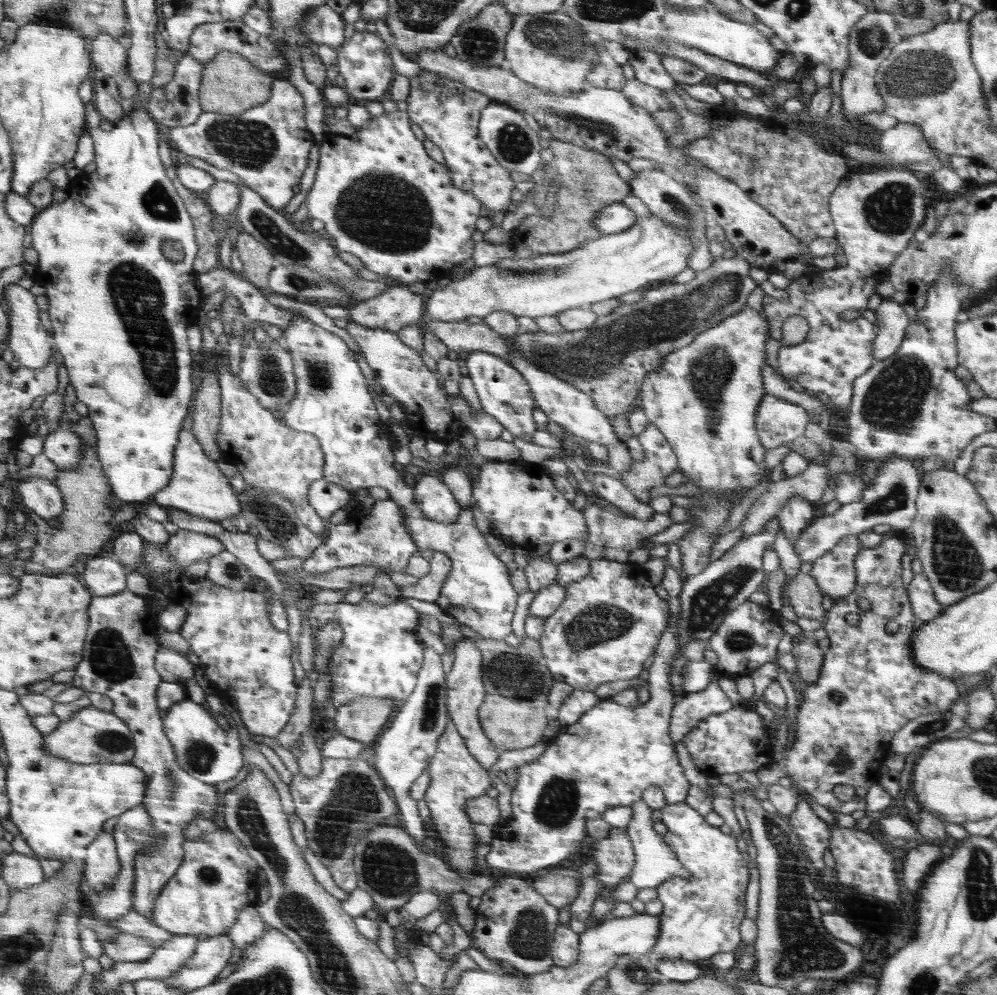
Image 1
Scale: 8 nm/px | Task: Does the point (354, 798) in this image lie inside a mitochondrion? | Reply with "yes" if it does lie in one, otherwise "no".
yes

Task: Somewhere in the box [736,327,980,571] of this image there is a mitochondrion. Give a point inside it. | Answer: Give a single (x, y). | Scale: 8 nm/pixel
(894, 399)

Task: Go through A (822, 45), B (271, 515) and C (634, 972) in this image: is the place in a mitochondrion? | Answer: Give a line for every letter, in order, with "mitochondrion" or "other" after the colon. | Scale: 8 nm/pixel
A: other
B: mitochondrion
C: mitochondrion

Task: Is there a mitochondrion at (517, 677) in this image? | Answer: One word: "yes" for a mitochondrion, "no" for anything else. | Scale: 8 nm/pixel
yes

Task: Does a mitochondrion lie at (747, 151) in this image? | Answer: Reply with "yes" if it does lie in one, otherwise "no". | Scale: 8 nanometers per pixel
no

